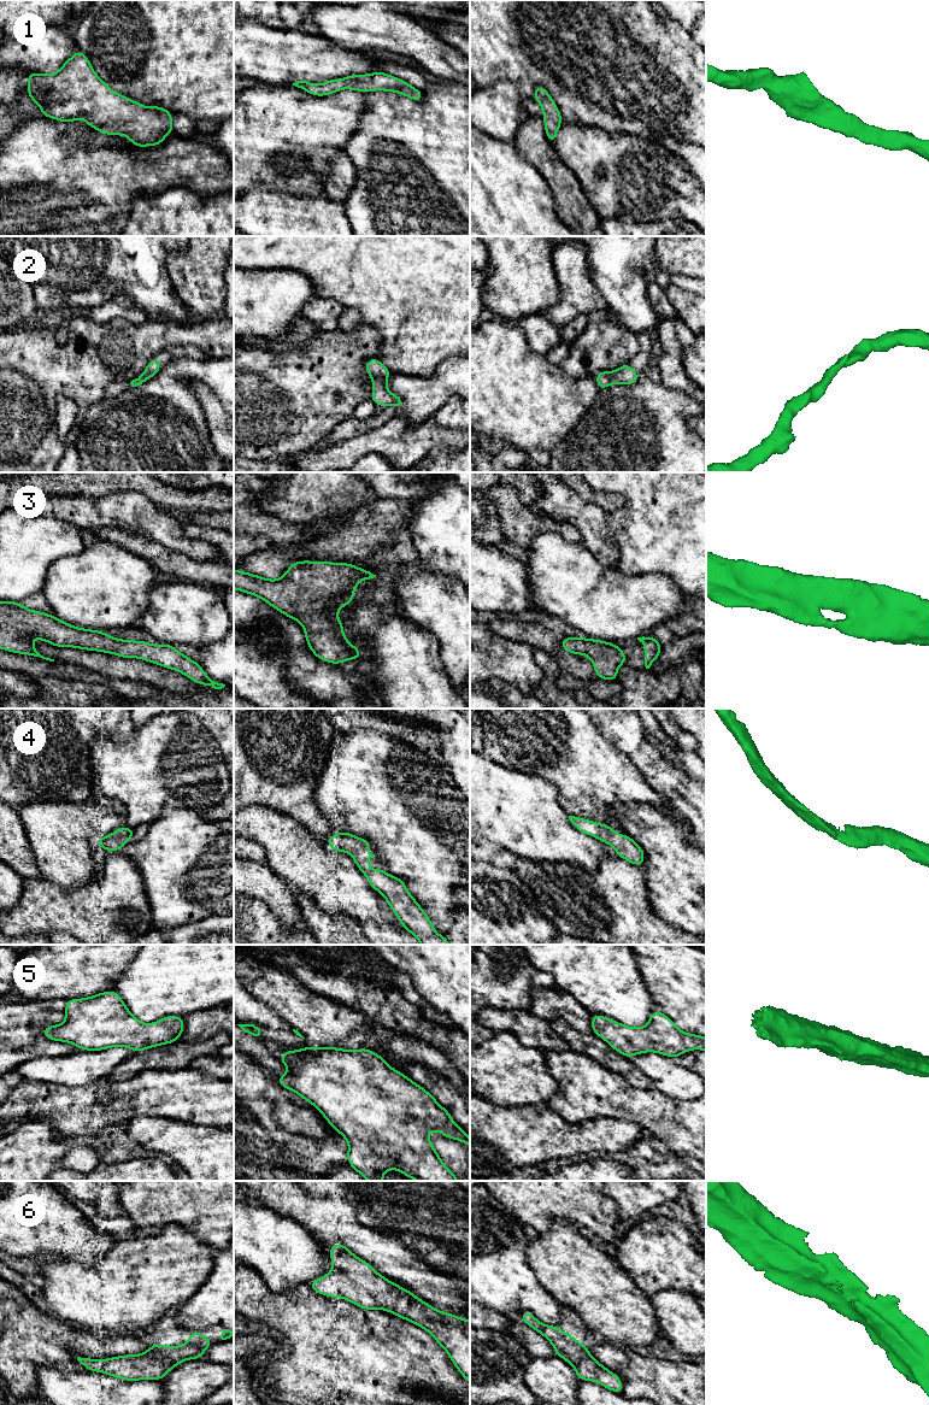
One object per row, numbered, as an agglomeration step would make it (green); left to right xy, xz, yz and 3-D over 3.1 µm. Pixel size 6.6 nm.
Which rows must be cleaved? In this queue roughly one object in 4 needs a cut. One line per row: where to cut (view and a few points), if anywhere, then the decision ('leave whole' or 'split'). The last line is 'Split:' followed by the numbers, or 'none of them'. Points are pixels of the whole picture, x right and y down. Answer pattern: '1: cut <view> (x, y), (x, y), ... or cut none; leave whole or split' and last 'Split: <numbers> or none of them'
1: cut none; leave whole
2: cut none; leave whole
3: cut none; leave whole
4: cut none; leave whole
5: cut none; leave whole
6: cut none; leave whole
Split: none of them

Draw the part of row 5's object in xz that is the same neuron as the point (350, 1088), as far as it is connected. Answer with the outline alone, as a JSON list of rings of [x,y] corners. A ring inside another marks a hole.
[[[302,1047],[298,1051],[283,1052],[278,1060],[289,1069],[287,1074],[277,1077],[278,1084],[311,1103],[333,1129],[346,1139],[349,1145],[346,1154],[348,1164],[364,1178],[383,1181],[383,1174],[395,1169],[402,1171],[405,1177],[417,1181],[459,1181],[441,1160],[428,1133],[437,1130],[443,1136],[459,1140],[466,1146],[470,1146],[470,1137],[430,1093],[389,1066],[380,1054],[369,1048],[348,1051],[336,1047]]]

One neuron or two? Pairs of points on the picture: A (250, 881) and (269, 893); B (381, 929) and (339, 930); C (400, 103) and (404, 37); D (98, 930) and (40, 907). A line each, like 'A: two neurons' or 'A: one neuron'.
A: one neuron
B: two neurons
C: two neurons
D: one neuron

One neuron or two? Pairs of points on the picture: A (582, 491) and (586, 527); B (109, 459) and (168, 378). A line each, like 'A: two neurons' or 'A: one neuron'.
A: two neurons
B: one neuron

